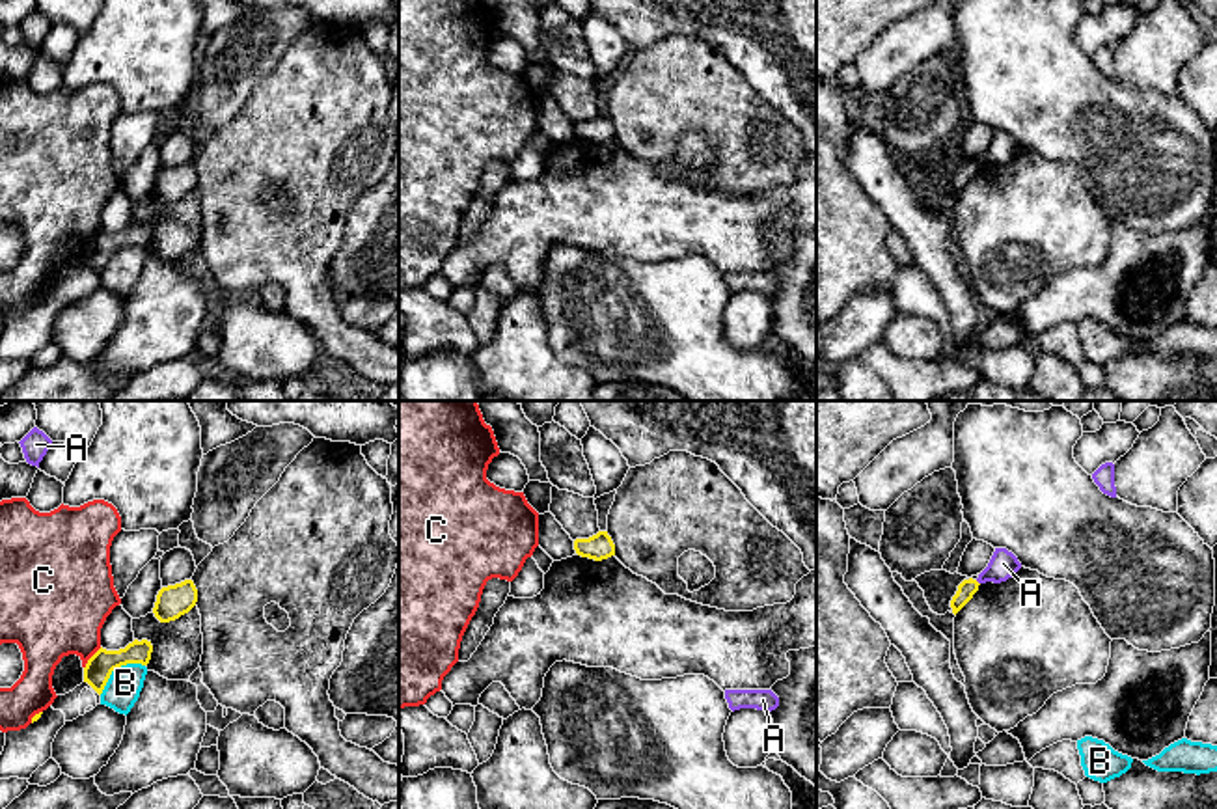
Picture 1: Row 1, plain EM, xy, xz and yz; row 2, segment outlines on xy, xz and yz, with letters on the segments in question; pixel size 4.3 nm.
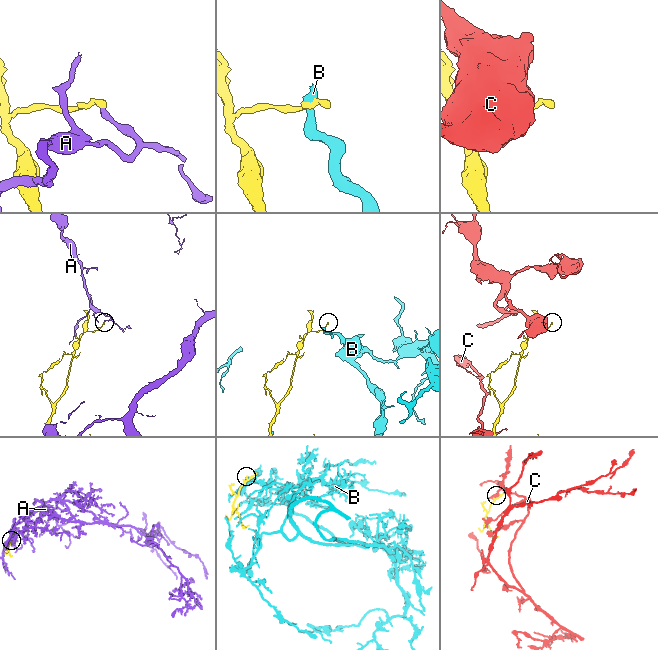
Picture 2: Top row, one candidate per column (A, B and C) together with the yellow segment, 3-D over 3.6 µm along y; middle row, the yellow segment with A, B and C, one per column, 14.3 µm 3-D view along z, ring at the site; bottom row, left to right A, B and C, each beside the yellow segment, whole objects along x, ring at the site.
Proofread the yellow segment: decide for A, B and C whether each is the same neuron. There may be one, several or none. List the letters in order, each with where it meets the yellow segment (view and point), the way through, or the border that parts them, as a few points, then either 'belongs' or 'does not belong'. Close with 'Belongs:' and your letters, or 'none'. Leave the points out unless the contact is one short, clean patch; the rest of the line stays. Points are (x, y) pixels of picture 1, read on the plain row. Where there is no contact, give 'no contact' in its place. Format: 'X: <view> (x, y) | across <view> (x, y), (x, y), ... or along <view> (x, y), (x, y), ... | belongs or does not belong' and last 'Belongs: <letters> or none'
A: yz (977, 164) | along yz (975, 163), (979, 166) | does not belong
B: xy (116, 250) | along xy (144, 246), (118, 248), (99, 276) | does not belong
C: xy (90, 241) | does not belong
Belongs: none

